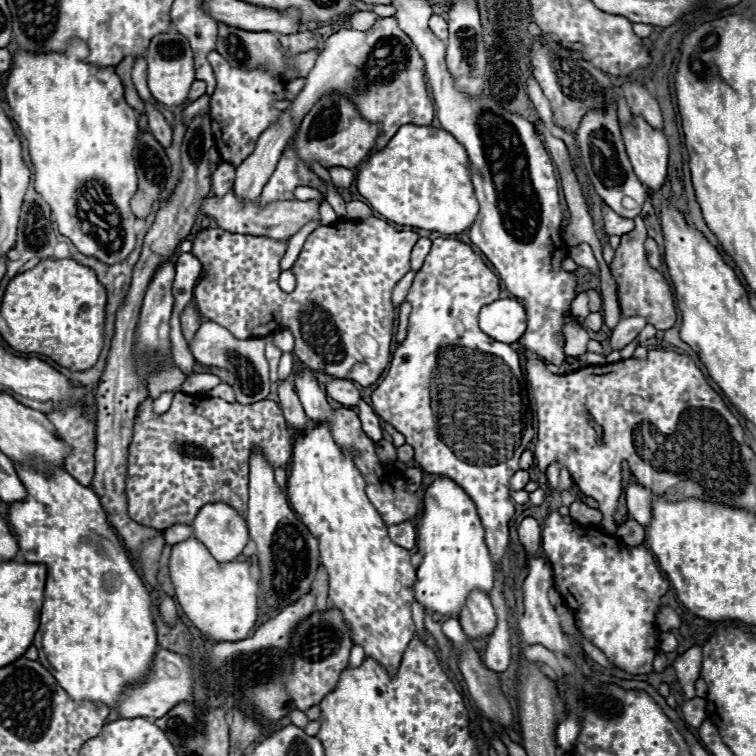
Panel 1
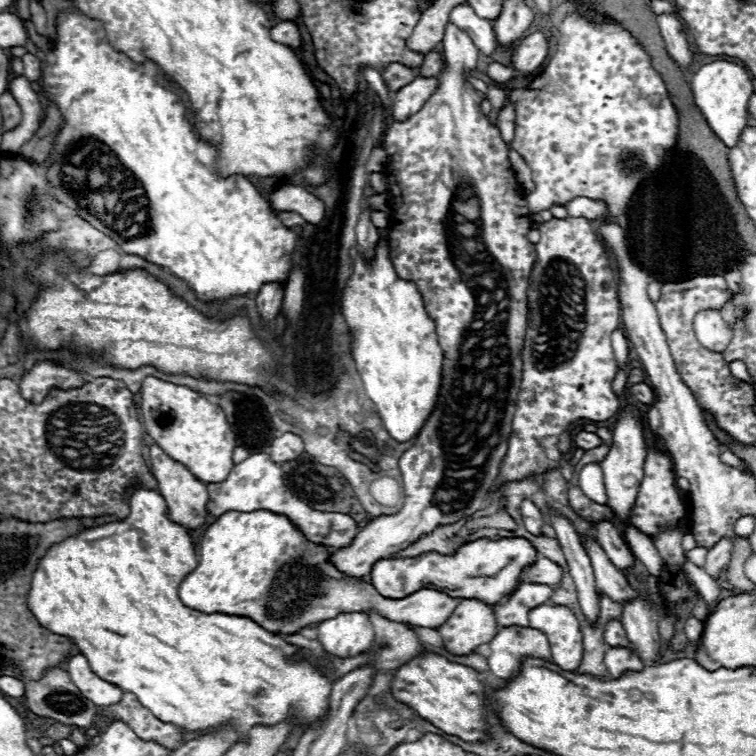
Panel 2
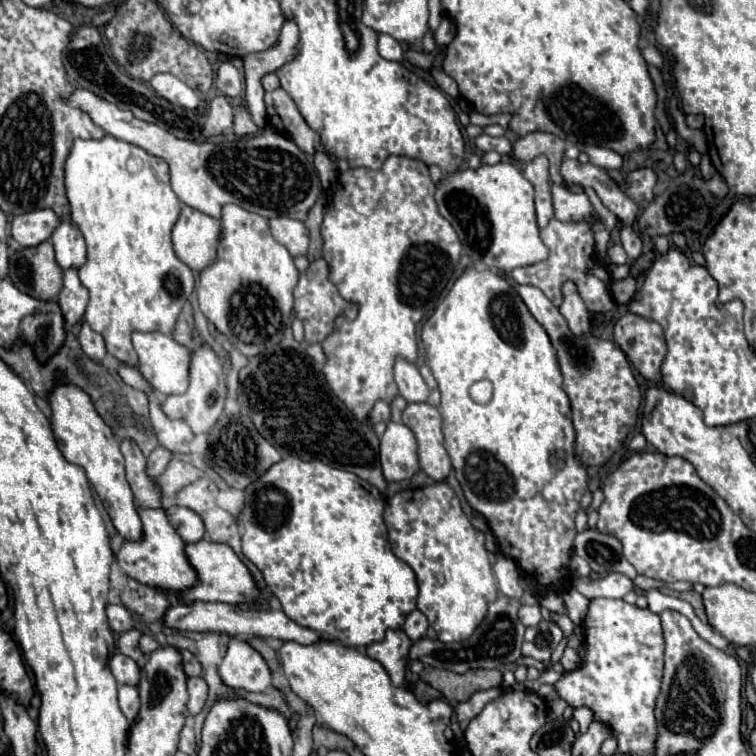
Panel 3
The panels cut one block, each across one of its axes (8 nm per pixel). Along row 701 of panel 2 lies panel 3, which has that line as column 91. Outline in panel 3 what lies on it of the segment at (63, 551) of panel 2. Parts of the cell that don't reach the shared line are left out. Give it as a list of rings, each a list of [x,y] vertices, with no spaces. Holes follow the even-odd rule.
[[[104,136],[100,140],[78,138],[72,144],[66,160],[64,182],[66,182],[66,198],[70,204],[70,218],[74,226],[82,232],[88,246],[88,260],[78,270],[80,282],[90,292],[84,320],[88,322],[88,326],[92,326],[92,330],[104,336],[106,350],[116,360],[136,366],[138,358],[130,342],[132,330],[140,332],[158,330],[162,334],[172,334],[174,322],[184,302],[190,298],[194,290],[192,270],[202,270],[216,258],[220,220],[204,212],[198,212],[190,206],[184,206],[180,212],[180,200],[170,188],[168,164],[162,158],[152,158],[152,154],[140,150],[140,146],[122,142],[112,136]]]

